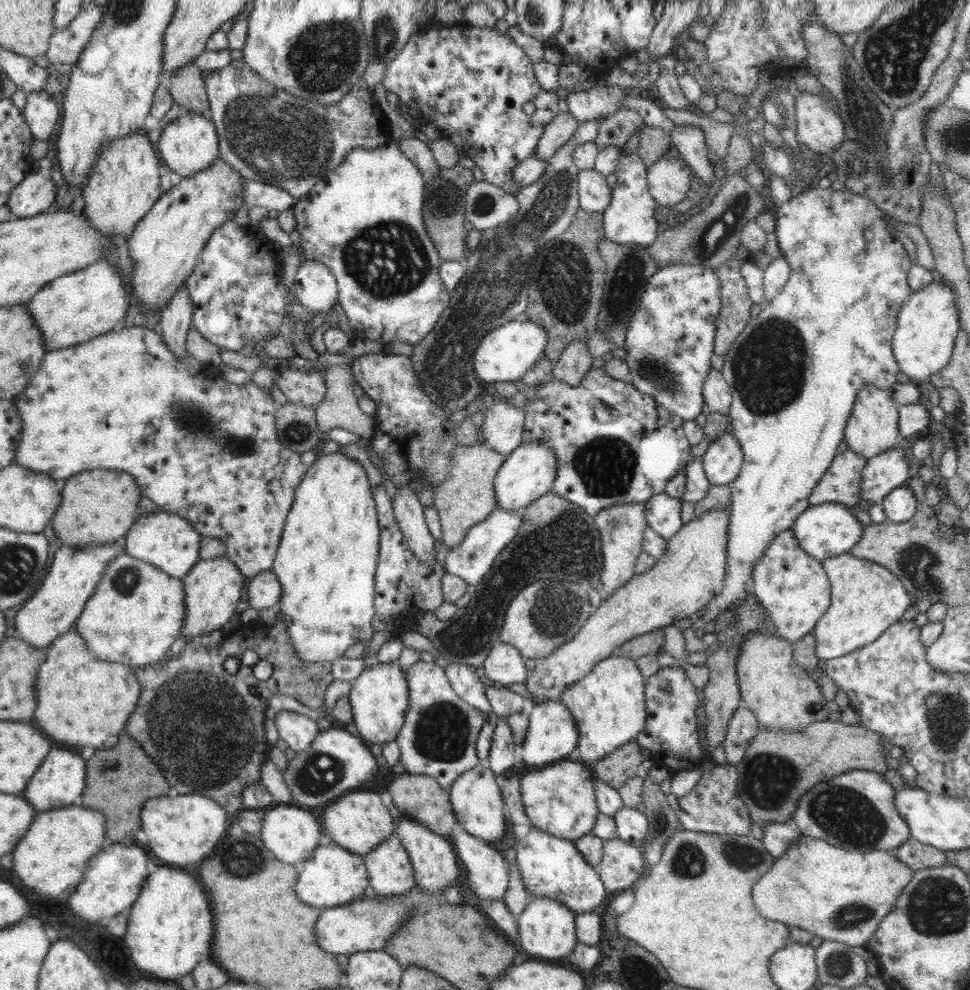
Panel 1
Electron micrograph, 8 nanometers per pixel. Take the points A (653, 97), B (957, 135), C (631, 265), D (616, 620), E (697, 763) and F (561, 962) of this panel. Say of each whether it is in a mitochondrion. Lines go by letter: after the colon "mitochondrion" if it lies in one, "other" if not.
A: other
B: mitochondrion
C: mitochondrion
D: other
E: other
F: other

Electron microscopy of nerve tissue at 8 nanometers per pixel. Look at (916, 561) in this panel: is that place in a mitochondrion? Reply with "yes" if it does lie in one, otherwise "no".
yes

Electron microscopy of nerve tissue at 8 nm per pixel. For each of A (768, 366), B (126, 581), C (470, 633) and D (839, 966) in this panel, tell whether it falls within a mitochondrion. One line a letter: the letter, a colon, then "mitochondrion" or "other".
A: mitochondrion
B: mitochondrion
C: mitochondrion
D: mitochondrion

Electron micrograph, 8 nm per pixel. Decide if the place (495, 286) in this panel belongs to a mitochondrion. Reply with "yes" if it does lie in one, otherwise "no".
yes

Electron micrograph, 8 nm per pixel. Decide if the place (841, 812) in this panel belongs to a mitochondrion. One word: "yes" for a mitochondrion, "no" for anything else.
yes

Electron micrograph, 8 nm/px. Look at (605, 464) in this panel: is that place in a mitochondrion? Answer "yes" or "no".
yes

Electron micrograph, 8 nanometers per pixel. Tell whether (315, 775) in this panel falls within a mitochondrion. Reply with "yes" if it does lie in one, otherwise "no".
yes

